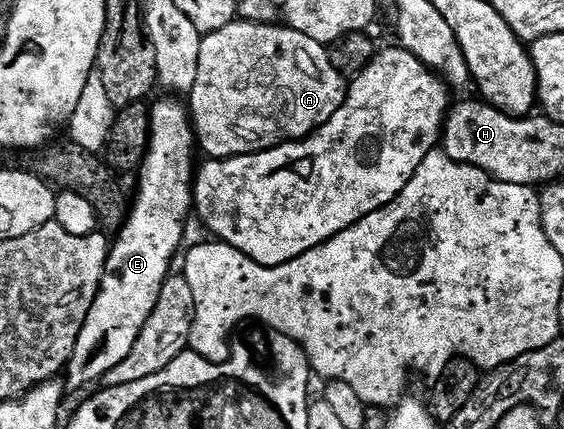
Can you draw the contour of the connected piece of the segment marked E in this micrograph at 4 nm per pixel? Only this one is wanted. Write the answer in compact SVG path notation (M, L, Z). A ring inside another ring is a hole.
M182 101L159 102L150 107L151 139L147 145L147 155L143 165L137 171L139 191L129 206L127 221L119 227L110 243L107 252L105 272L101 276L101 284L97 296L93 300L93 308L89 308L89 316L85 316L85 324L81 328L81 336L77 336L77 344L73 348L73 356L65 367L65 382L68 387L79 390L90 382L98 383L107 375L109 368L117 368L129 352L133 352L133 344L137 344L137 336L141 336L141 328L145 328L145 320L153 312L157 304L157 296L161 292L164 280L172 273L171 257L179 250L183 242L183 225L187 222L187 213L193 210L193 166L191 170L191 153L196 153L195 132L191 129L191 116Z

